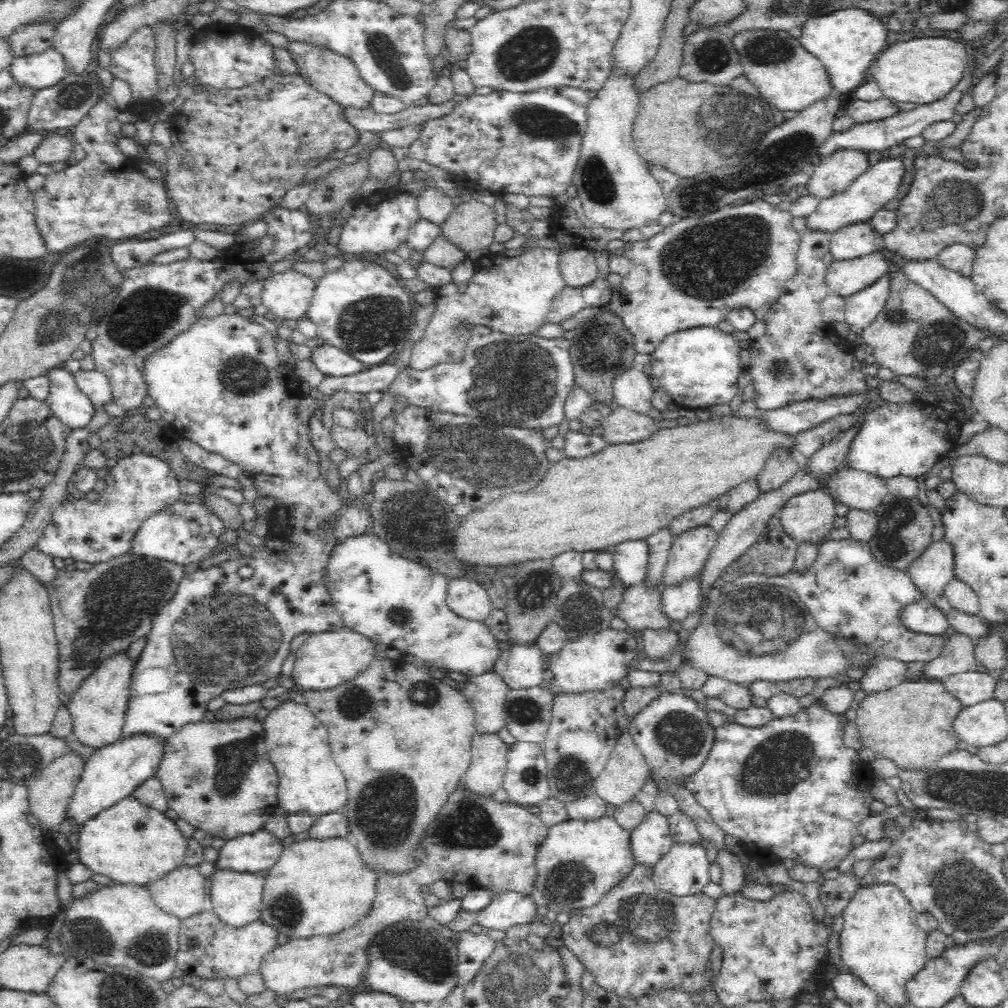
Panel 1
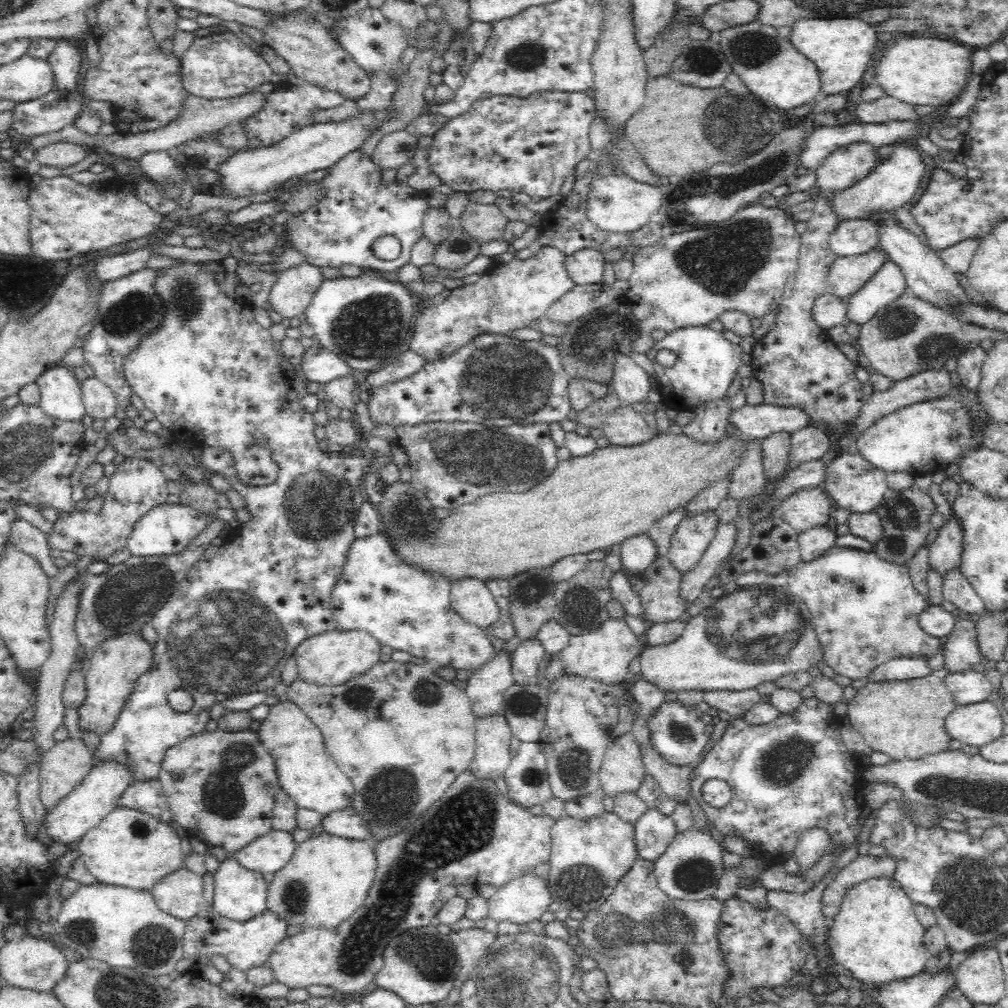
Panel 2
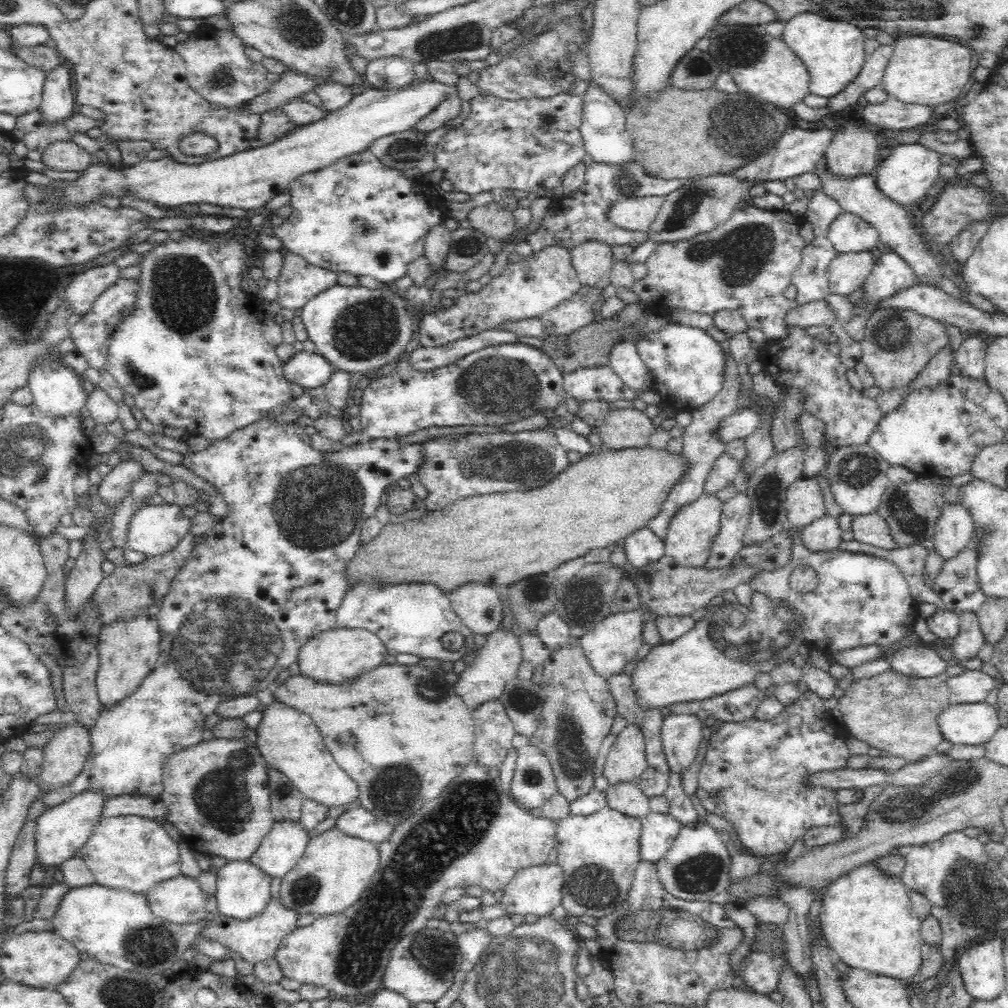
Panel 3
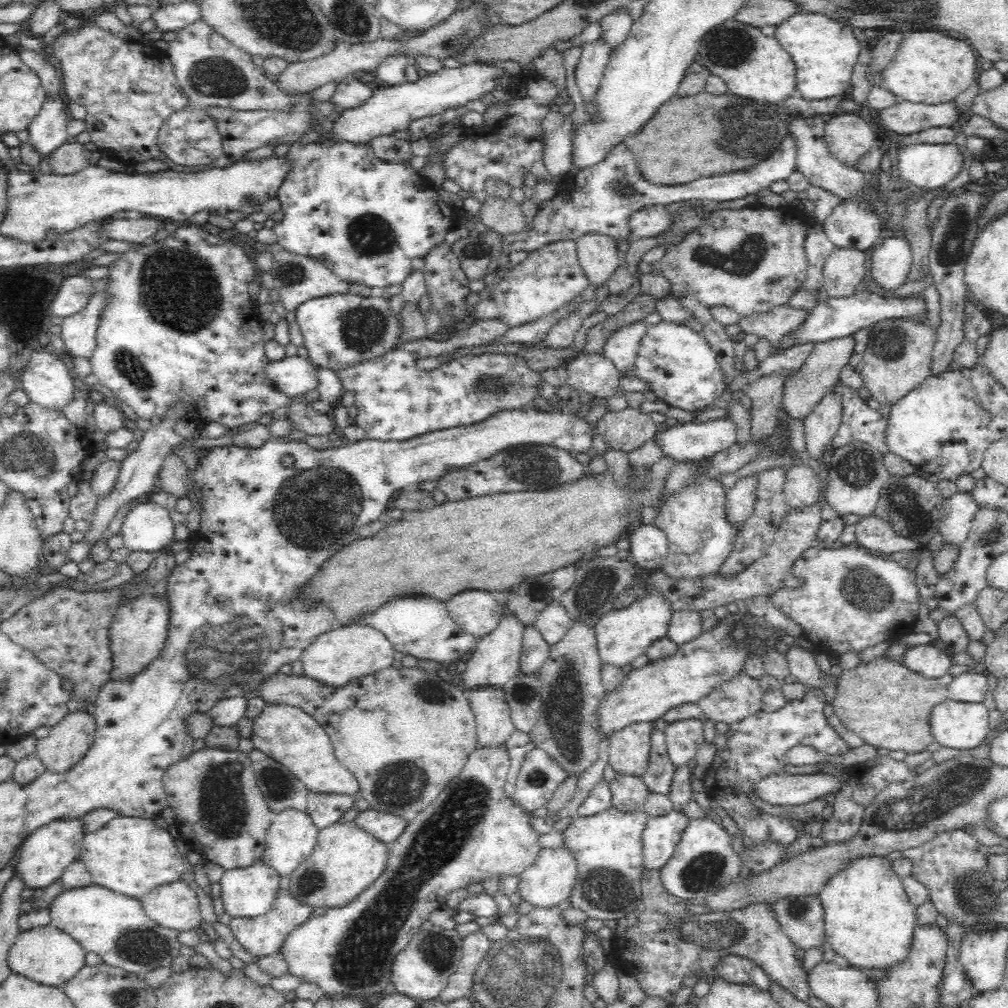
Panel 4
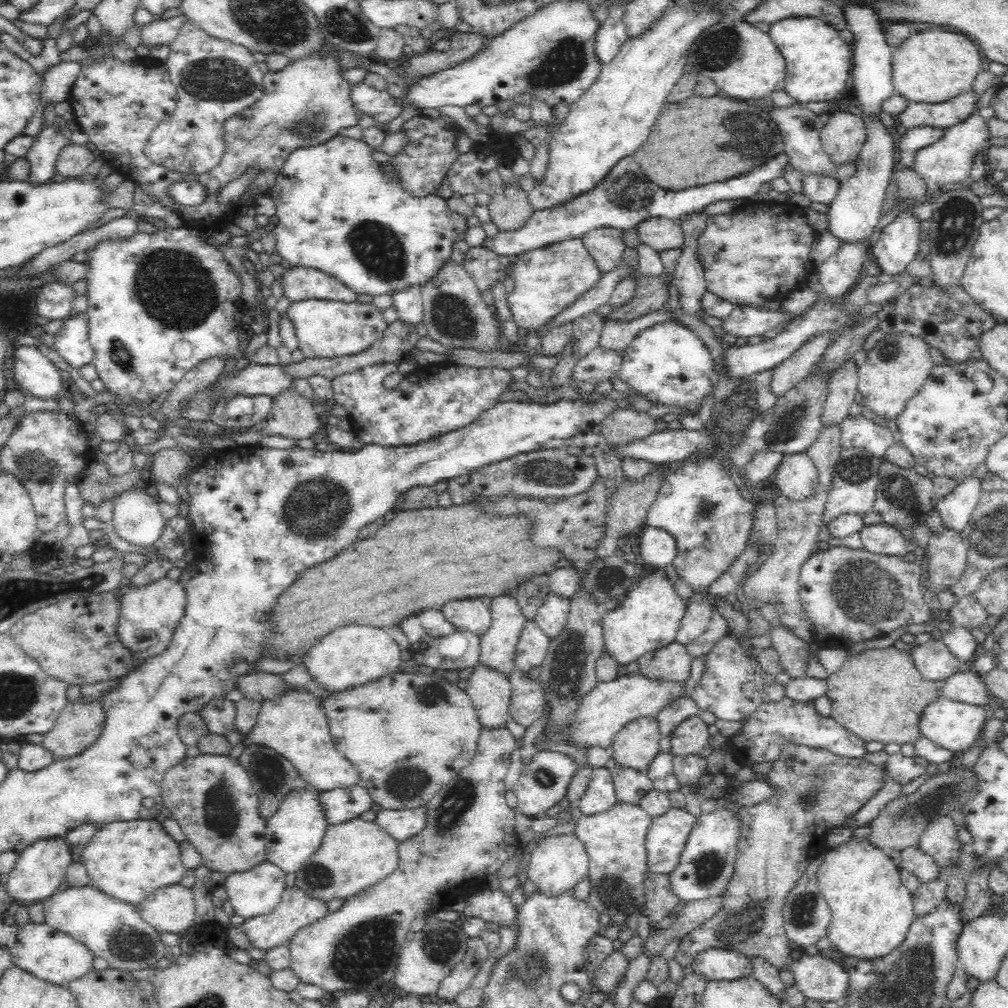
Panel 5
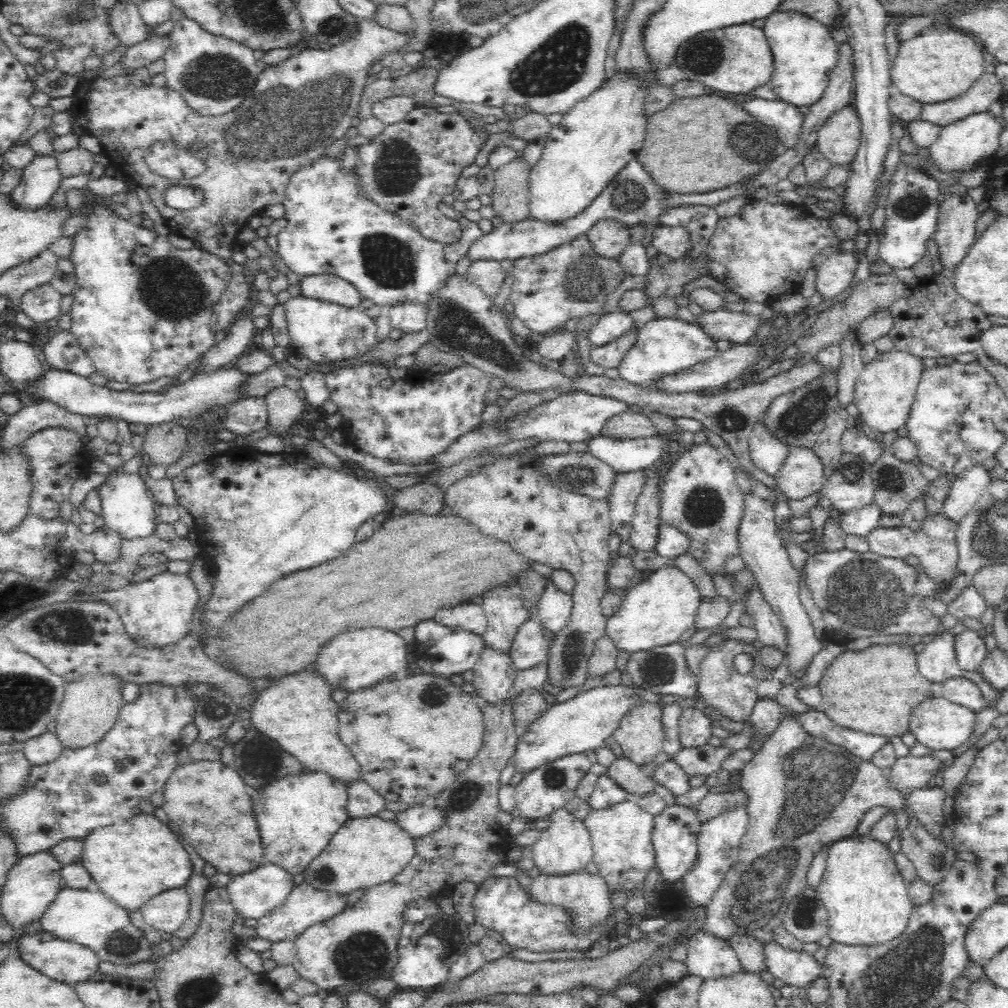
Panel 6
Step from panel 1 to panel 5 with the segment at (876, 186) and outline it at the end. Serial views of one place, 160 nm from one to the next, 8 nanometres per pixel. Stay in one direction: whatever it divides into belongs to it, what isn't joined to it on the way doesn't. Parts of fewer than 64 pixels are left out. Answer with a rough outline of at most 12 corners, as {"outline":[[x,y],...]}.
{"outline":[[987,116],[943,128],[913,170],[932,190],[963,182],[990,147]]}

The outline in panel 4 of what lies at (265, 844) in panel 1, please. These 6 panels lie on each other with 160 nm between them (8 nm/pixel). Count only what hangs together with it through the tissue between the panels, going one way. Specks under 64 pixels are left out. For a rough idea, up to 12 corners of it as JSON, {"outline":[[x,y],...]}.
{"outline":[[304,809],[272,816],[262,861],[289,876],[320,829]]}

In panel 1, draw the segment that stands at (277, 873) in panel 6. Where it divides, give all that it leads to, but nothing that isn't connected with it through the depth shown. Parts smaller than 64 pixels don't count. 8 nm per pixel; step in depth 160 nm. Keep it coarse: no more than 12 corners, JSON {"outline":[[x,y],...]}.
{"outline":[[217,868],[210,898],[221,922],[261,918],[265,876]]}

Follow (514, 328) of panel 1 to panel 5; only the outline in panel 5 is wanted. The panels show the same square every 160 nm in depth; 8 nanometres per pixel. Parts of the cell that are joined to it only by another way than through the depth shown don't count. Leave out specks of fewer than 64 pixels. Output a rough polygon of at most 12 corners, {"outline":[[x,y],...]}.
{"outline":[[582,237],[510,265],[516,326],[543,328],[602,276]]}

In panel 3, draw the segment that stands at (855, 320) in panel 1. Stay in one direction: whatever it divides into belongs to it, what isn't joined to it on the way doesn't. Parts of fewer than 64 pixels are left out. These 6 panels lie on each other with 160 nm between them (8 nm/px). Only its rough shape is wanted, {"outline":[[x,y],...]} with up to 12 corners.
{"outline":[[894,249],[876,251],[862,286],[885,299],[916,283],[914,267]]}

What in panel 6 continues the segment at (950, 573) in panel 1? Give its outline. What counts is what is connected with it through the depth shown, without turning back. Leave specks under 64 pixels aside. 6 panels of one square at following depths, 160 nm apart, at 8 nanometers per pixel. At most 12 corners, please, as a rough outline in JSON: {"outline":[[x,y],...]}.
{"outline":[[982,464],[955,476],[941,512],[956,522],[993,481]]}

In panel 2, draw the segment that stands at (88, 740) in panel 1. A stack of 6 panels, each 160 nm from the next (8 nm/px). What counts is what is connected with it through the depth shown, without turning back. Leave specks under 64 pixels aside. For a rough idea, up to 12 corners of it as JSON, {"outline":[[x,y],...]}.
{"outline":[[140,631],[106,637],[86,672],[78,726],[101,735],[157,645]]}

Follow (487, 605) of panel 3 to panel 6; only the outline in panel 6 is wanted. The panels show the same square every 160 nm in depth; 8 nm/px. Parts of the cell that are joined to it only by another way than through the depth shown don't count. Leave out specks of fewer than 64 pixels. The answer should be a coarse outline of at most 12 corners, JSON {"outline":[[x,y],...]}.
{"outline":[[472,602],[441,608],[432,619],[478,636],[487,629]]}

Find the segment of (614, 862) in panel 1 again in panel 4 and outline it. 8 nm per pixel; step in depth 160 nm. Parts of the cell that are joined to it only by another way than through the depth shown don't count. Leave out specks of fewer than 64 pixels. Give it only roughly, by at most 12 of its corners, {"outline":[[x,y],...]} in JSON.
{"outline":[[612,806],[563,833],[571,906],[620,920],[641,900],[644,810]]}

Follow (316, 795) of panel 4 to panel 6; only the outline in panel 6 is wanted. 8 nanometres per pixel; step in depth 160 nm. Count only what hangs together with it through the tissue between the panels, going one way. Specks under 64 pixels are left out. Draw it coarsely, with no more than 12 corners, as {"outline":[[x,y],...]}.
{"outline":[[367,782],[348,788],[350,817],[368,817],[386,810],[387,800]]}

